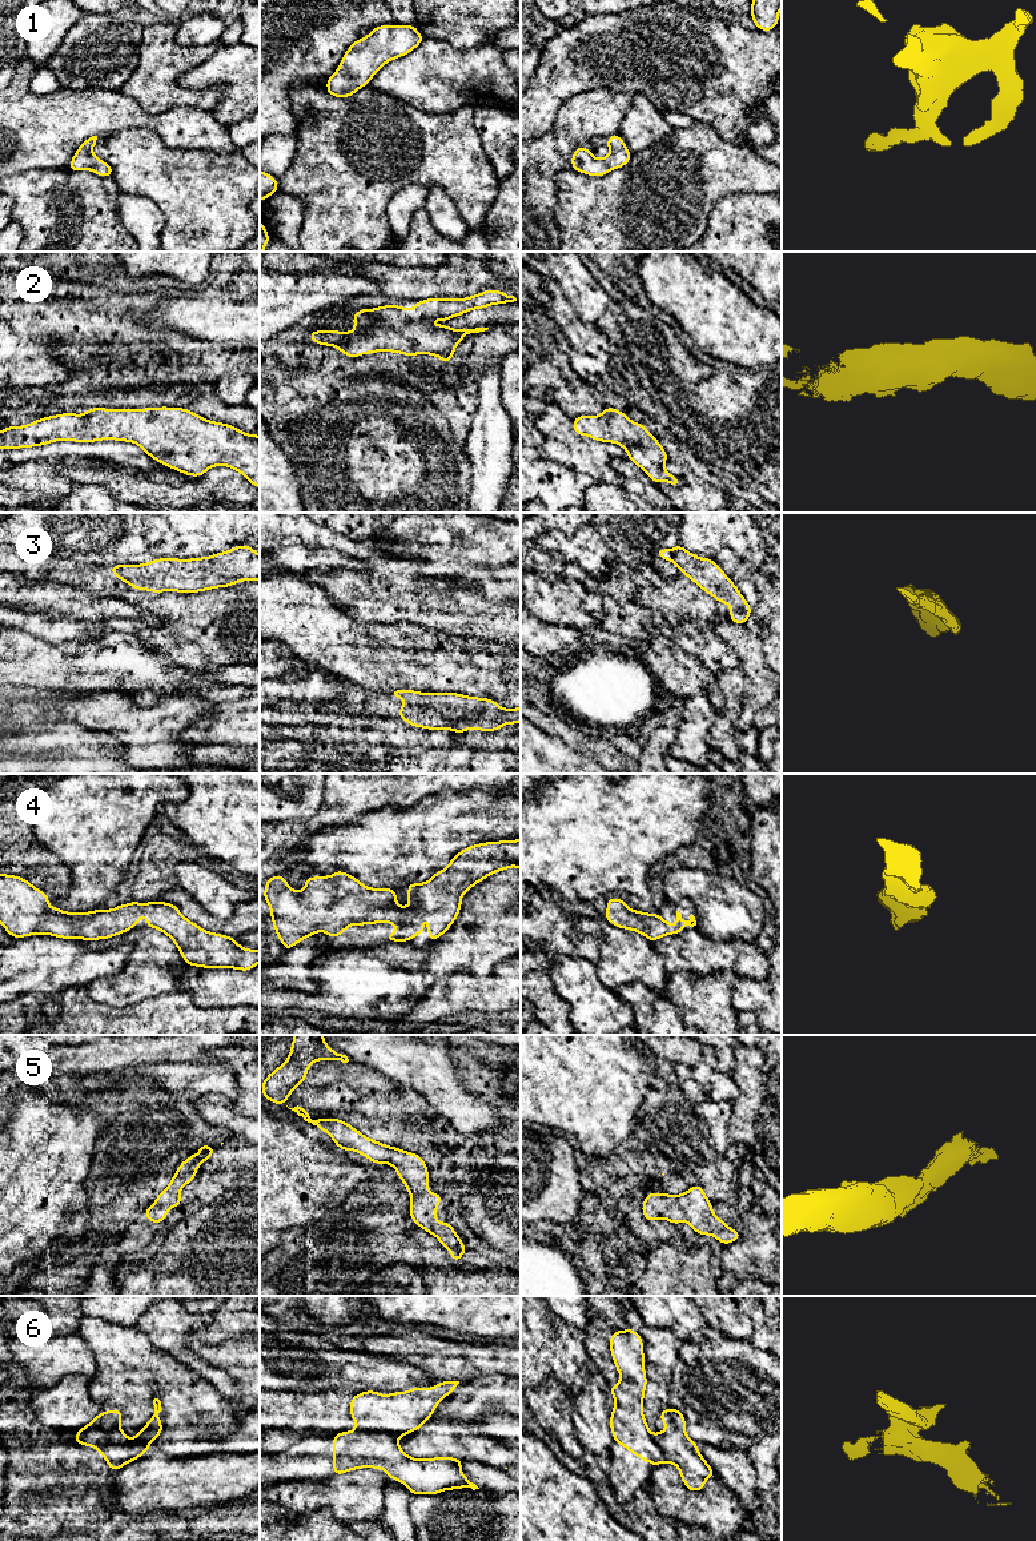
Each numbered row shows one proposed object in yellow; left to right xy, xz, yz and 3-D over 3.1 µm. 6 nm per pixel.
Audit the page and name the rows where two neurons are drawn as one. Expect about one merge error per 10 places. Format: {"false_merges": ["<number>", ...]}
{"false_merges": ["6"]}

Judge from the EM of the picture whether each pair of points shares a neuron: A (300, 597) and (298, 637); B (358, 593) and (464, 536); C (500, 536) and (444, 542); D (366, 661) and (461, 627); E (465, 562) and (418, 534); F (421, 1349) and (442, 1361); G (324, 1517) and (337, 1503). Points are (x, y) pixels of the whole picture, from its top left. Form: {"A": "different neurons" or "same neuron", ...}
{"A": "same neuron", "B": "different neurons", "C": "same neuron", "D": "different neurons", "E": "same neuron", "F": "same neuron", "G": "different neurons"}

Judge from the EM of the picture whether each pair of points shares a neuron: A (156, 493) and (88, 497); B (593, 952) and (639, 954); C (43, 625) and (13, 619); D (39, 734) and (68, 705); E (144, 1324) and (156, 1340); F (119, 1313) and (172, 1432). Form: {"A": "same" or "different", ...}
{"A": "different", "B": "different", "C": "same", "D": "different", "E": "same", "F": "different"}

